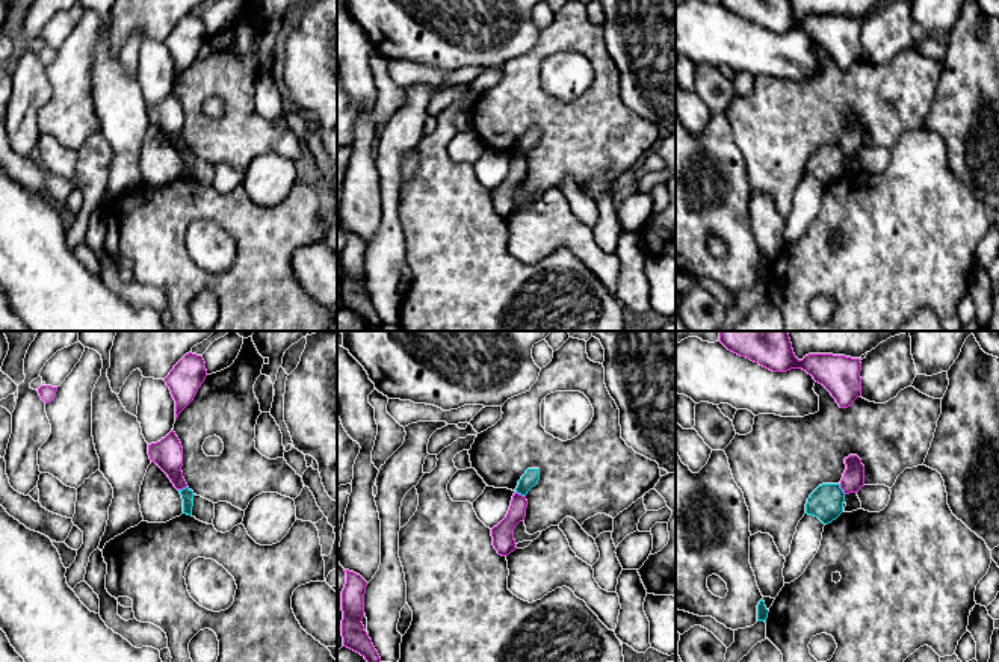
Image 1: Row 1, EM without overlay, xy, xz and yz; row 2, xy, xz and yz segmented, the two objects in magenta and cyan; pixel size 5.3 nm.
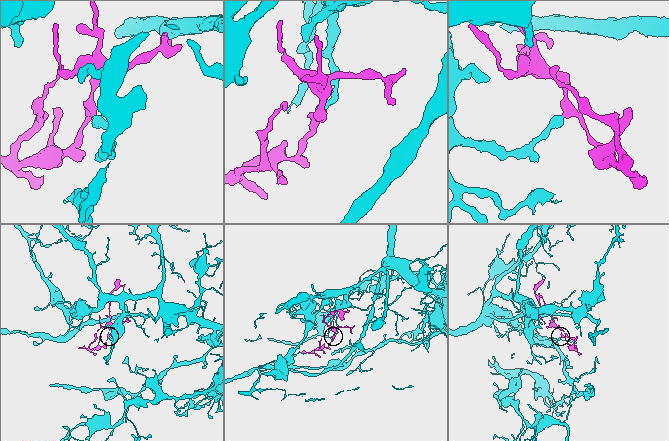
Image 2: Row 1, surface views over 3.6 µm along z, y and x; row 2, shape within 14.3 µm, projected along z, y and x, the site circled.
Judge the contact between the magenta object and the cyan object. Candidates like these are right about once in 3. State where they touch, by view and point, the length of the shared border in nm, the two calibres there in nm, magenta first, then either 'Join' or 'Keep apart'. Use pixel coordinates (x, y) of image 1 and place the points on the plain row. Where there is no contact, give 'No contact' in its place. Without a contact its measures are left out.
Touches magenta at xz (520, 156). Shared border 60 nm. Thickness 120 nm (magenta) against 90 nm. Keep apart

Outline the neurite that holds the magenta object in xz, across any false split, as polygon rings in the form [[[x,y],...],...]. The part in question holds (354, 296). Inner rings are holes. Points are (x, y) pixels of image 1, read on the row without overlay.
[[[346,233],[346,245],[342,252],[342,298],[343,308],[360,314],[372,328],[381,326],[381,319],[375,311],[361,284],[364,278],[364,255],[367,243],[357,234]]]

